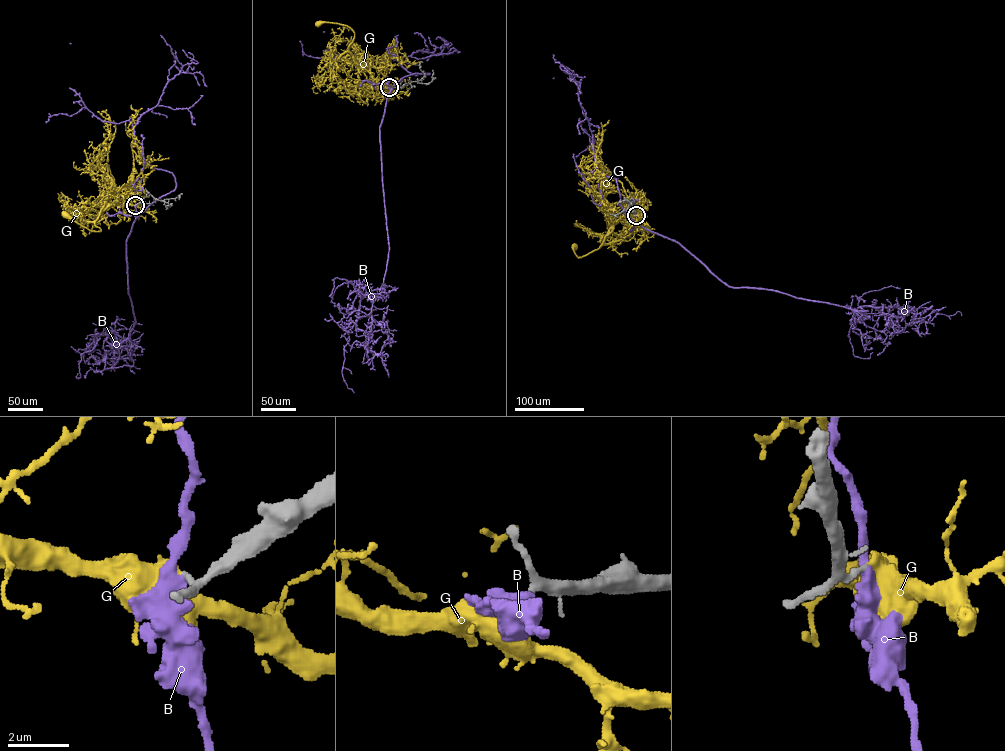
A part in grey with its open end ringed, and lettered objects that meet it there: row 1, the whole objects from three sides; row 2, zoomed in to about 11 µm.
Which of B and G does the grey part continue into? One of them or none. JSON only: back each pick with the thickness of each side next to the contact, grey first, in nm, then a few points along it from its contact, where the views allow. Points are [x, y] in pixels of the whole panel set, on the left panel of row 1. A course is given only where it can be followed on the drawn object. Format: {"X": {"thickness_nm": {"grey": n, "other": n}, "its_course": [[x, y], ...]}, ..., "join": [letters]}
{"G": {"thickness_nm": {"grey": 190, "other": 440}, "its_course": [[135, 205], [122, 206], [118, 201], [107, 206], [95, 221], [101, 229], [97, 231], [65, 214]]}, "join": ["G"]}

